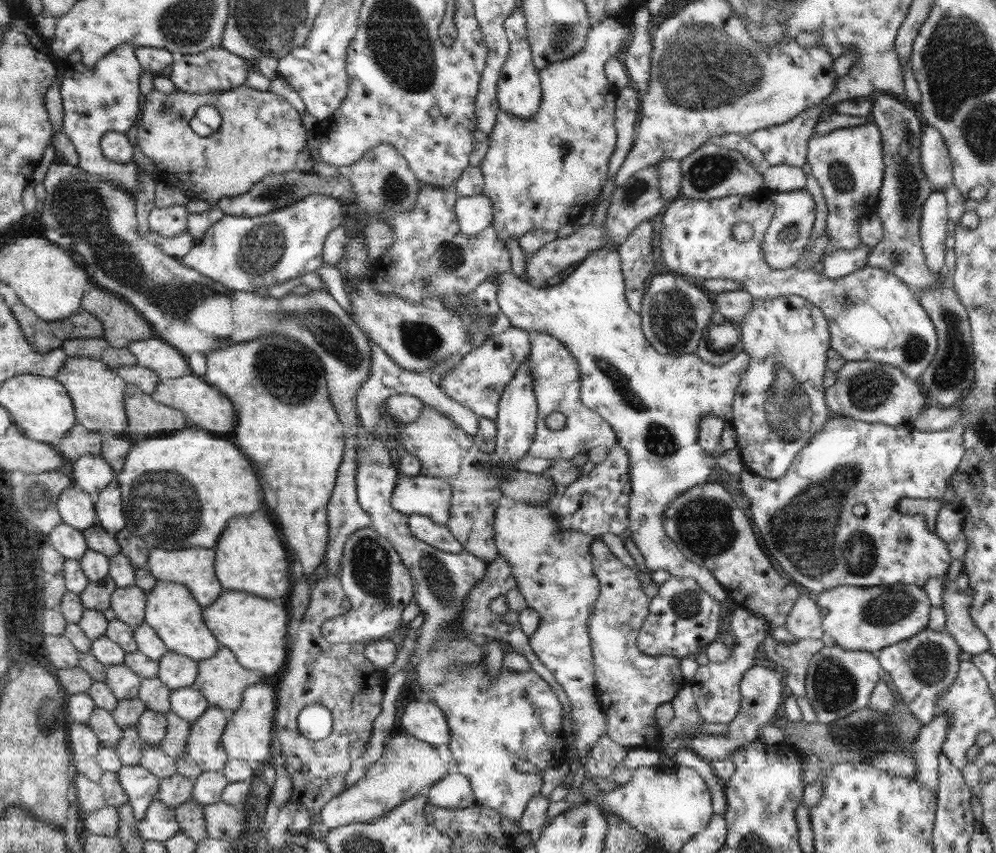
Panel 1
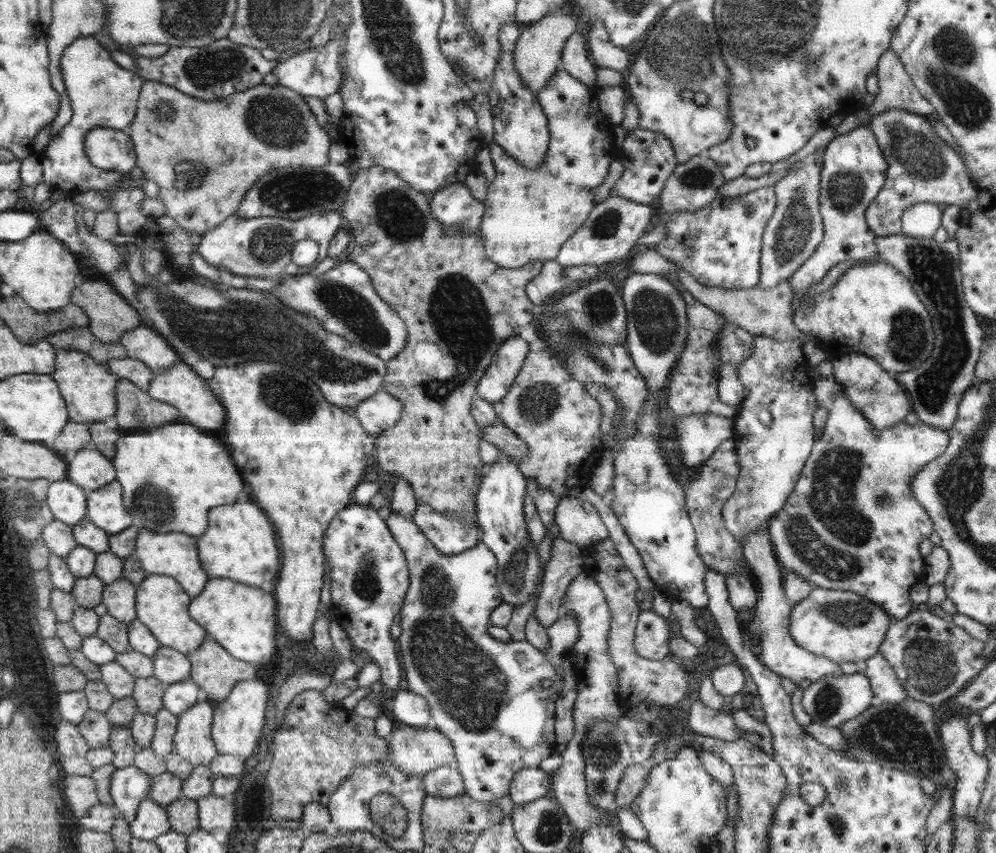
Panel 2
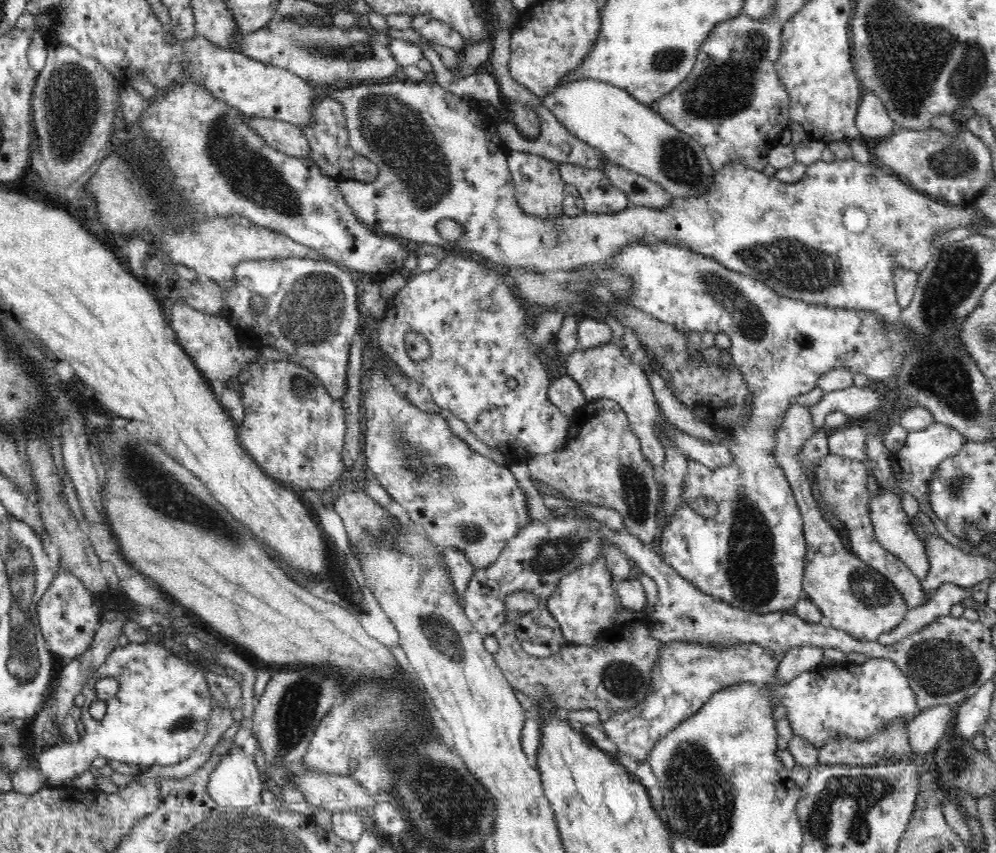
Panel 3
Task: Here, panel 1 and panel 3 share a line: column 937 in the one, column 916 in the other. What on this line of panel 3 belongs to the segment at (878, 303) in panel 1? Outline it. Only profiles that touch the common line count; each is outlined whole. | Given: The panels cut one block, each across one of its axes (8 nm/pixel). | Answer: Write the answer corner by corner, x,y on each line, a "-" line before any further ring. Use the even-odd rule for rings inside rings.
665,241
658,245
646,245
635,243
628,247
622,248
620,254
612,256
605,261
606,267
622,273
622,275
630,275
632,277
632,294
628,296
628,303
632,306
647,312
650,316
656,318
660,322
666,324
673,324
680,332
713,332
724,333
730,337
731,340
731,352
733,364
739,368
740,373
744,375
744,381
748,385
747,396
747,414
749,419
745,422
745,425
740,425
730,431
731,443
729,444
729,450
732,453
733,459
729,465
711,469
704,464
688,460
688,474
684,476
684,494
682,494
682,504
680,508
676,508
676,512
672,512
672,520
668,520
664,525
663,531
660,537
660,554
662,559
668,565
672,565
672,568
678,571
678,575
682,576
686,581
690,581
691,584
697,586
697,588
707,596
712,596
716,600
723,600
725,604
732,606
733,608
740,608
745,612
750,612
758,615
766,615
779,611
786,611
793,608
798,603
801,597
804,596
804,568
806,568
807,558
807,542
804,536
804,519
800,512
800,507
796,502
796,495
792,492
790,487
790,481
788,477
784,475
784,471
780,469
774,457
774,448
776,448
776,420
789,409
789,406
794,402
795,398
799,394
804,394
810,389
816,388
816,382
820,381
822,376
825,376
826,372
833,370
832,368
847,368
852,371
854,375
864,374
871,382
884,382
890,380
892,376
896,377
900,372
902,364
904,364
904,358
908,354
912,354
912,350
920,350
922,343
918,343
916,347
916,337
912,335
912,331
904,329
899,322
896,325
892,325
886,329
886,325
882,323
882,319
878,319
874,313
870,311
852,311
850,309
837,309
826,306
820,306
816,304
808,304
804,301
791,299
788,297
780,296
772,288
764,285
764,283
757,281
756,279
728,270
724,268
715,258
711,256
704,256
698,254
689,248
680,247
680,245
674,245
-
696,498
712,498
716,501
717,512
716,515
710,518
704,518
700,514
697,514
688,505
689,501
694,501

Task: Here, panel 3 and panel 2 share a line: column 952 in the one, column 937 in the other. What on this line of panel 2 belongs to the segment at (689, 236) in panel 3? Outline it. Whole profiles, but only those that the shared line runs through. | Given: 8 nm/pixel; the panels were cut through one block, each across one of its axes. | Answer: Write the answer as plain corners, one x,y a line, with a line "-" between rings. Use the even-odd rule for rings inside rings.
923,202
909,206
901,218
901,233
916,240
932,240
941,225
943,208

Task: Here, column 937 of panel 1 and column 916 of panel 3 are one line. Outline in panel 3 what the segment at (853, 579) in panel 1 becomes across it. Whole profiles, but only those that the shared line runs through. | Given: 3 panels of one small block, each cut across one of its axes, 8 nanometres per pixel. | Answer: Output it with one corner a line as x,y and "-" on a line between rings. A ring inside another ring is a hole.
939,422
926,426
924,430
909,432
905,445
900,450
894,451
889,458
897,490
917,498
919,502
930,503
928,480
936,472
938,464
947,458
956,456
956,453
960,452
960,448
964,448
966,442
967,438
956,429
-
881,489
877,495
870,494
868,508
878,542
904,562
918,579
926,578
930,572
928,553
924,541
914,533
909,516
903,512
902,497
896,491

